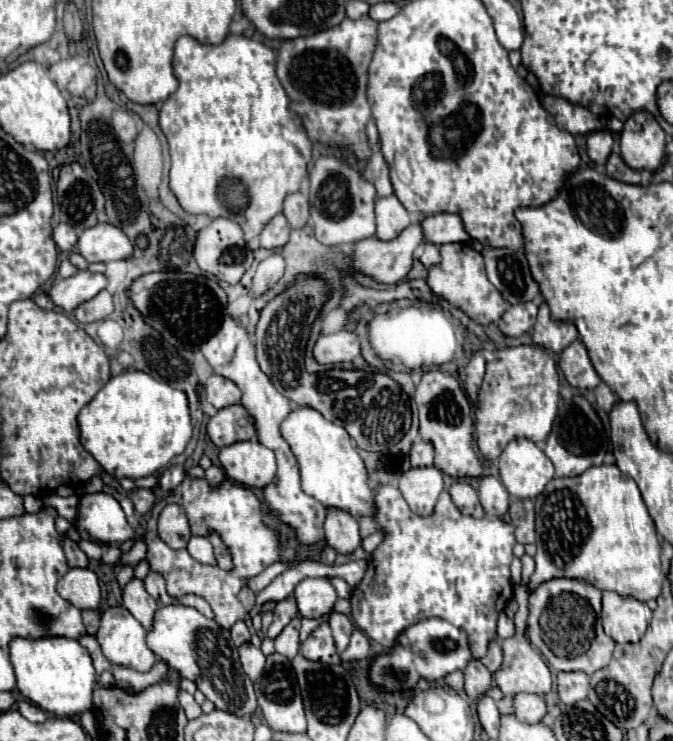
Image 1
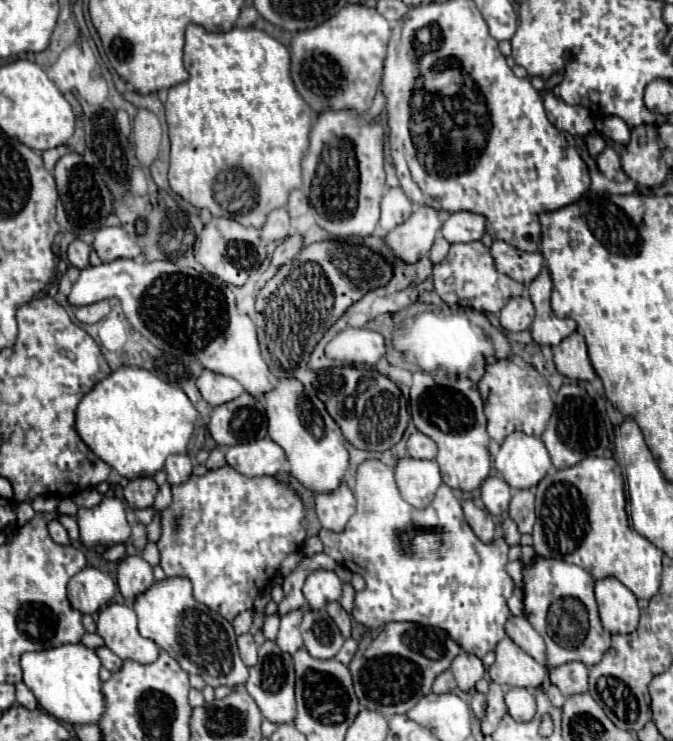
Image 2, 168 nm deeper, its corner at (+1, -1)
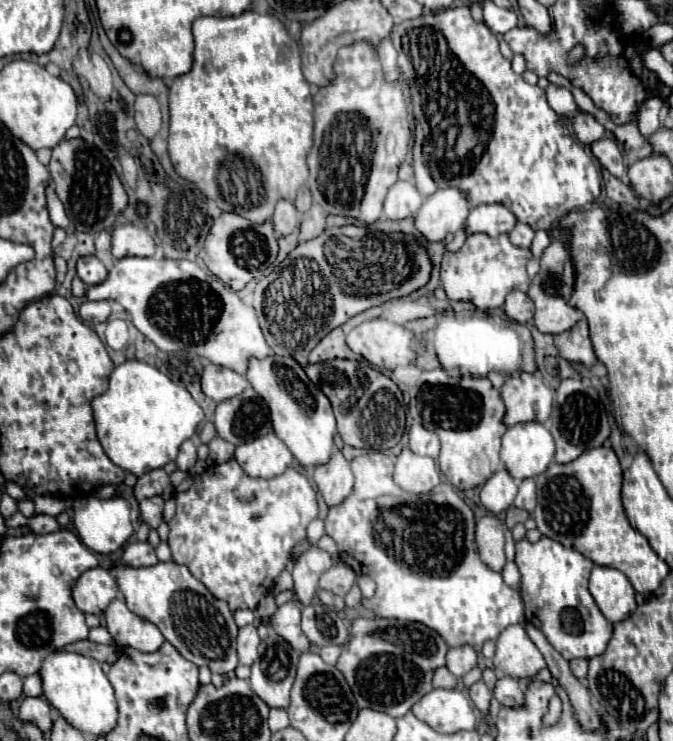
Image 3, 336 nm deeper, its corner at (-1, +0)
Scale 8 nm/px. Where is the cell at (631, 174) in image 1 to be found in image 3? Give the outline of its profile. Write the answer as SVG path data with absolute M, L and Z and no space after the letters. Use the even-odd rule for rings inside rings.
M601 138L599 142L593 142L591 144L591 152L593 156L601 162L603 168L607 168L613 176L617 178L623 178L625 176L625 164L623 164L623 158L621 158L621 152L617 148L617 144L609 138Z

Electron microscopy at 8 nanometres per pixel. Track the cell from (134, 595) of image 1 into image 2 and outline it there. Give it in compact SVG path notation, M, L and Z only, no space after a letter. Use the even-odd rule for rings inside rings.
M141 555L123 557L117 571L117 585L121 595L131 601L139 593L147 591L153 585L153 567Z

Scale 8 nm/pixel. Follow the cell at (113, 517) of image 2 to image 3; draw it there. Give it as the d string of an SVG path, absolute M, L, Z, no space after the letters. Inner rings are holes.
M97 496L79 498L73 502L73 512L73 524L81 542L97 554L111 554L119 550L127 544L129 536L133 534L133 526L129 520L129 504L119 496L113 496L109 500L101 500Z

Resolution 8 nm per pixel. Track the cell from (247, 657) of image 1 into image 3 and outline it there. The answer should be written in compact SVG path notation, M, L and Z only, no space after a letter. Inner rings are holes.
M253 624L239 628L239 636L237 636L239 664L243 664L243 666L251 666L251 662L255 662L259 642L261 642L261 640L259 640L259 636L257 636L257 628L255 628Z

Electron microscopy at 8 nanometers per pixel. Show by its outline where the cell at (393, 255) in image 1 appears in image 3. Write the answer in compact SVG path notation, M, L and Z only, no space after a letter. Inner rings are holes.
M437 190L417 210L415 228L429 242L443 242L449 232L463 228L467 214L469 204L461 190Z

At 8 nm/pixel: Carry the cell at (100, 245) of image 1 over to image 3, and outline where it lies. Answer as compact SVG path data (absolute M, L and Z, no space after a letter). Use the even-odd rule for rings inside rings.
M123 224L117 226L111 234L111 254L115 258L125 256L153 256L155 254L155 238L145 232L145 228Z

